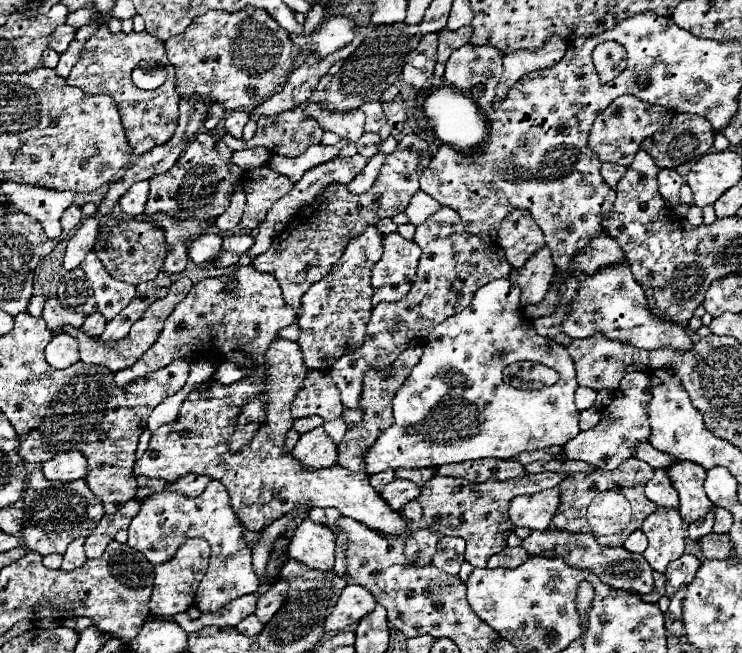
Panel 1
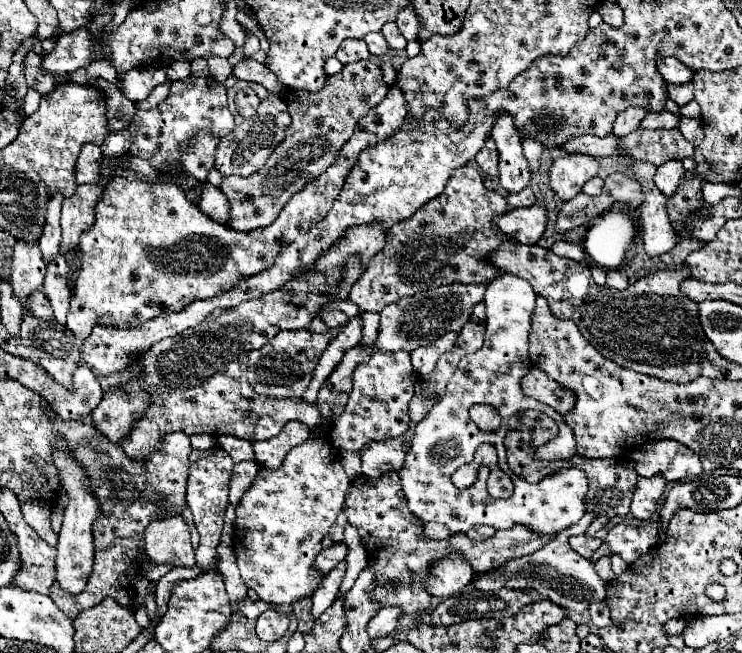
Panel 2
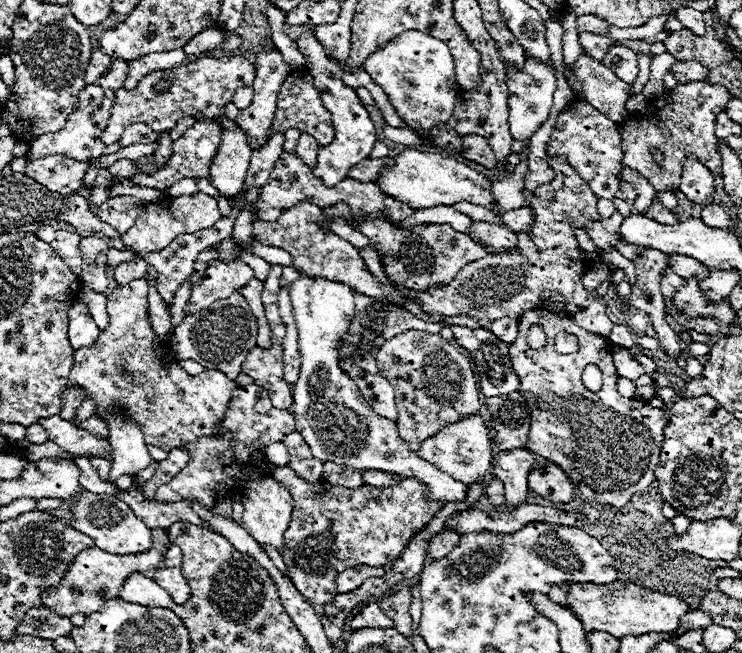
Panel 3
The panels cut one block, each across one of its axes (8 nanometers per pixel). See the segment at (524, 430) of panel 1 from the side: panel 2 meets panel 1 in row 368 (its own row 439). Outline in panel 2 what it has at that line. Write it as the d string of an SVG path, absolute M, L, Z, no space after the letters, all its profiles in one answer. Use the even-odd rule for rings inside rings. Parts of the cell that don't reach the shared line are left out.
M502 274L498 278L494 278L488 288L486 288L486 296L484 296L484 304L486 304L486 312L488 312L488 320L486 320L486 334L484 334L484 346L474 352L474 354L468 354L460 360L456 372L452 374L448 386L446 386L446 394L426 412L426 416L416 424L416 430L414 430L414 438L410 442L410 448L406 452L406 460L404 460L404 466L402 470L398 472L400 474L400 482L402 482L402 492L406 496L406 502L408 502L408 508L410 512L424 520L424 522L440 522L444 524L450 534L456 534L458 532L466 533L469 529L475 525L488 525L494 526L494 528L512 528L514 524L524 524L524 526L530 526L530 530L542 534L542 536L548 536L548 534L554 534L554 532L560 532L572 524L576 524L586 508L584 508L584 498L586 498L586 492L588 492L588 478L586 474L580 470L580 468L574 468L574 478L570 482L548 482L548 480L542 480L538 484L528 484L526 480L518 478L506 464L506 448L502 444L504 436L506 436L506 422L510 416L514 416L516 412L524 410L524 408L536 408L536 410L542 410L543 413L548 414L552 420L556 420L558 428L560 428L560 434L558 438L554 438L550 444L546 446L540 446L536 450L536 456L538 458L572 458L576 456L576 440L574 440L574 432L572 428L564 422L564 418L554 410L550 408L548 404L542 404L538 400L532 400L532 398L526 398L522 394L522 388L518 386L520 378L532 368L530 364L530 358L528 358L528 330L530 330L530 314L534 310L534 300L536 300L536 294L532 290L532 286L518 278L518 276L512 276L512 274ZM476 402L486 402L488 406L494 406L502 418L502 424L498 430L494 432L484 432L480 430L468 416L468 410L476 404ZM480 444L492 444L498 452L498 468L502 472L506 472L512 482L514 482L514 494L506 500L496 500L488 494L486 490L486 480L488 480L488 472L490 468L488 466L480 466L480 472L478 472L478 482L468 488L468 490L458 490L452 482L450 482L450 476L452 472L456 470L456 466L464 466L464 464L470 464L472 458L474 458L474 452Z

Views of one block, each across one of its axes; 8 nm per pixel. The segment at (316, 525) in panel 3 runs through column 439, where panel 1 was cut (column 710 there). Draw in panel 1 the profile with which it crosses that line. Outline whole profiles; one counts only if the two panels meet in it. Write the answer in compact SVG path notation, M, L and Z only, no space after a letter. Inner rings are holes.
M678 460L668 468L668 476L680 494L680 514L686 524L692 524L706 512L716 510L704 492L704 468L688 460Z

